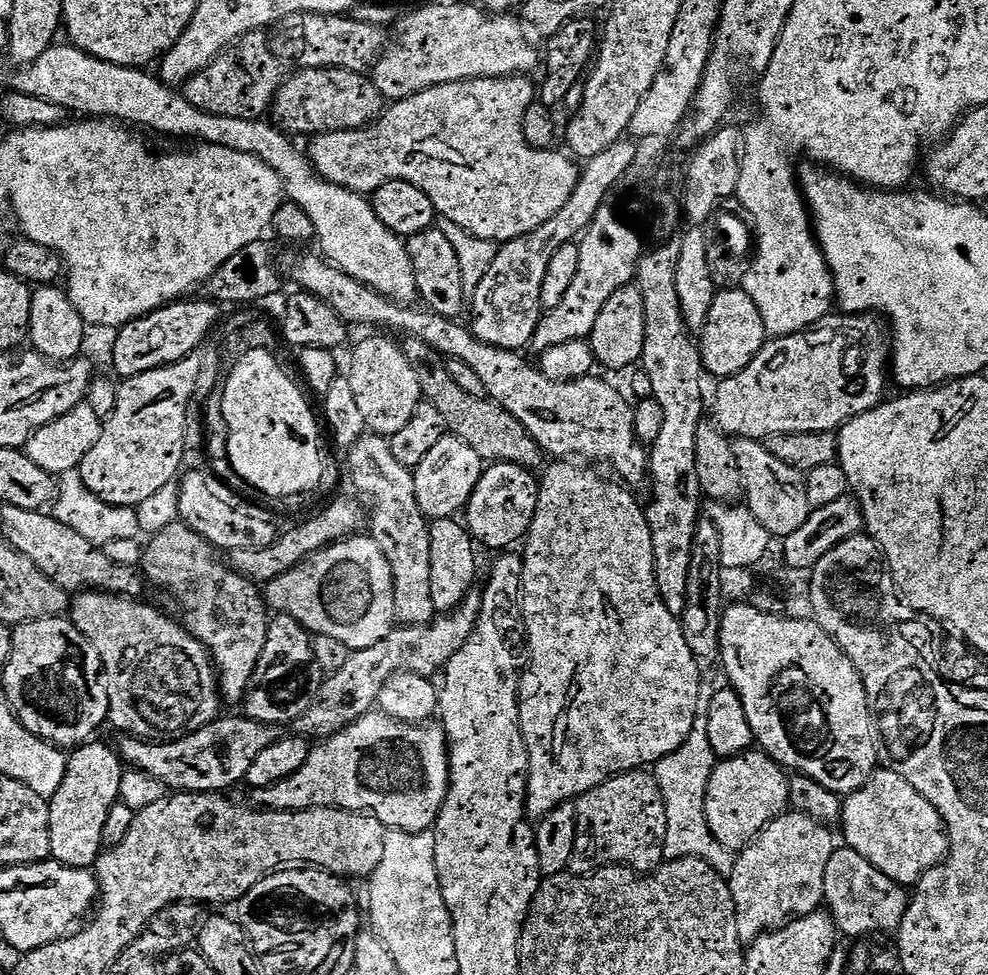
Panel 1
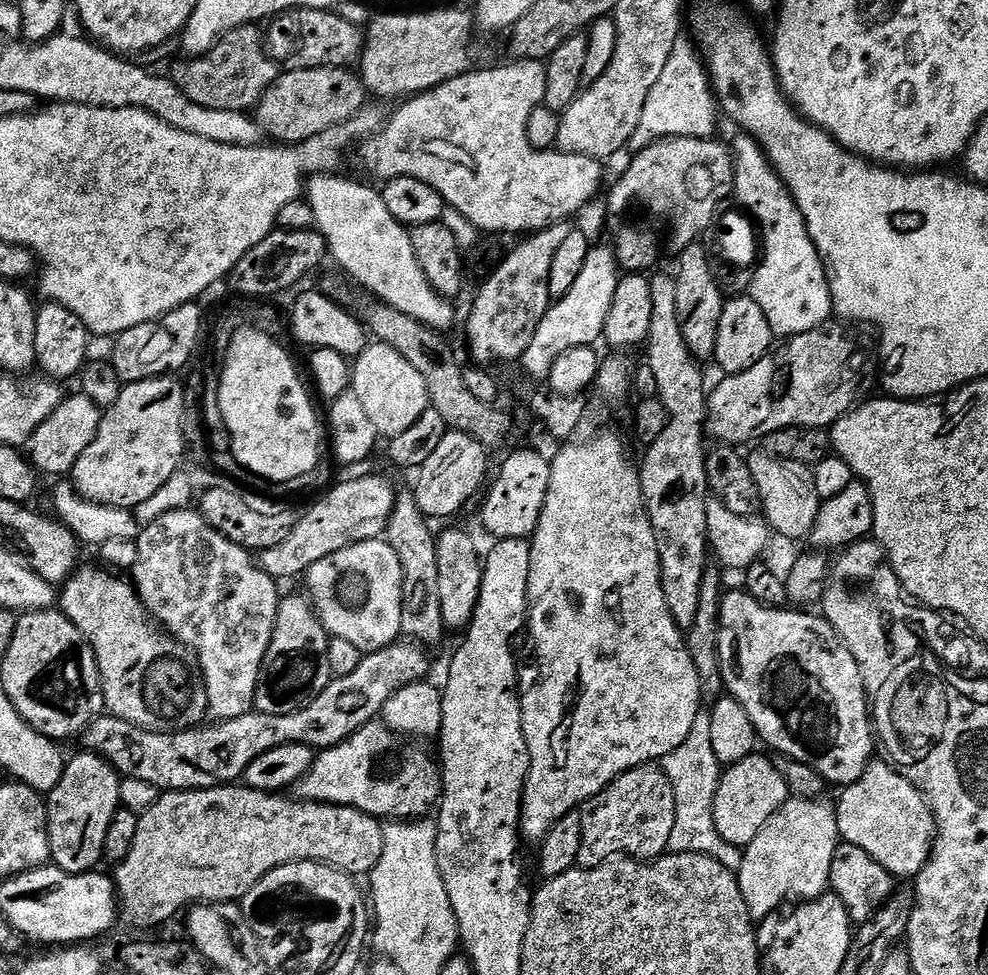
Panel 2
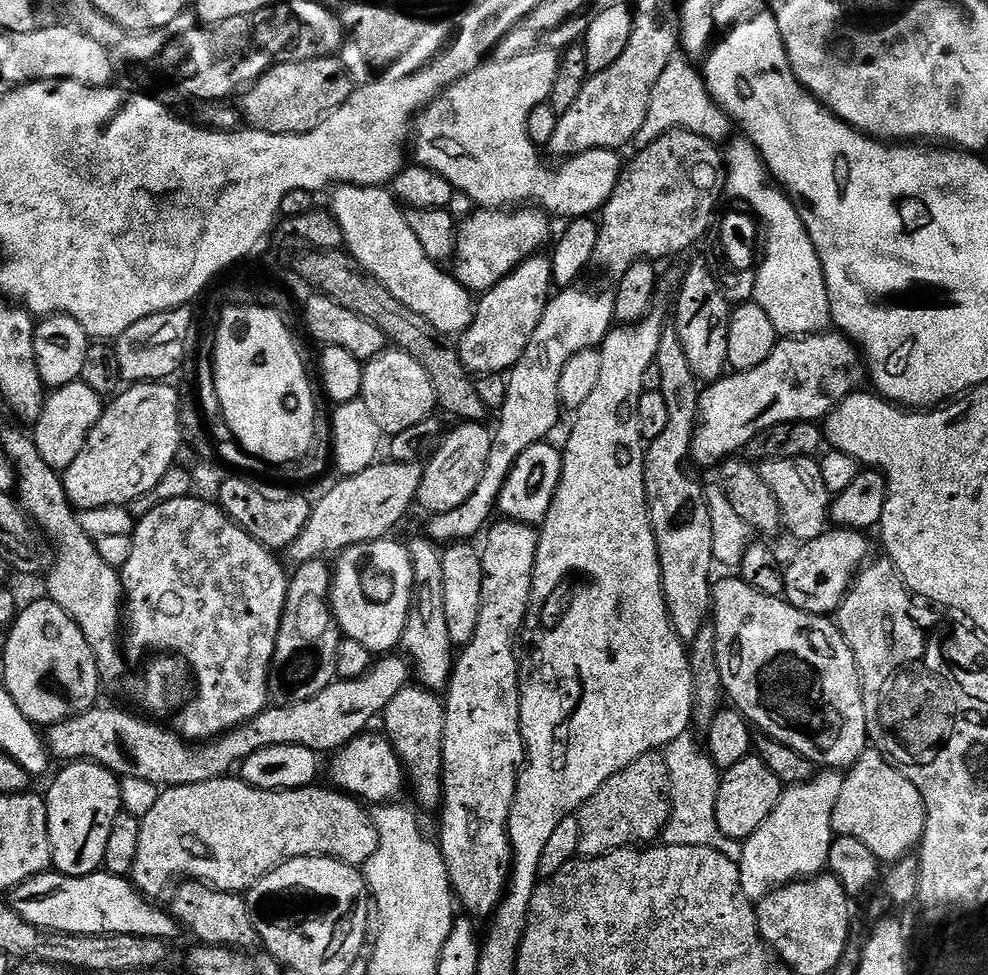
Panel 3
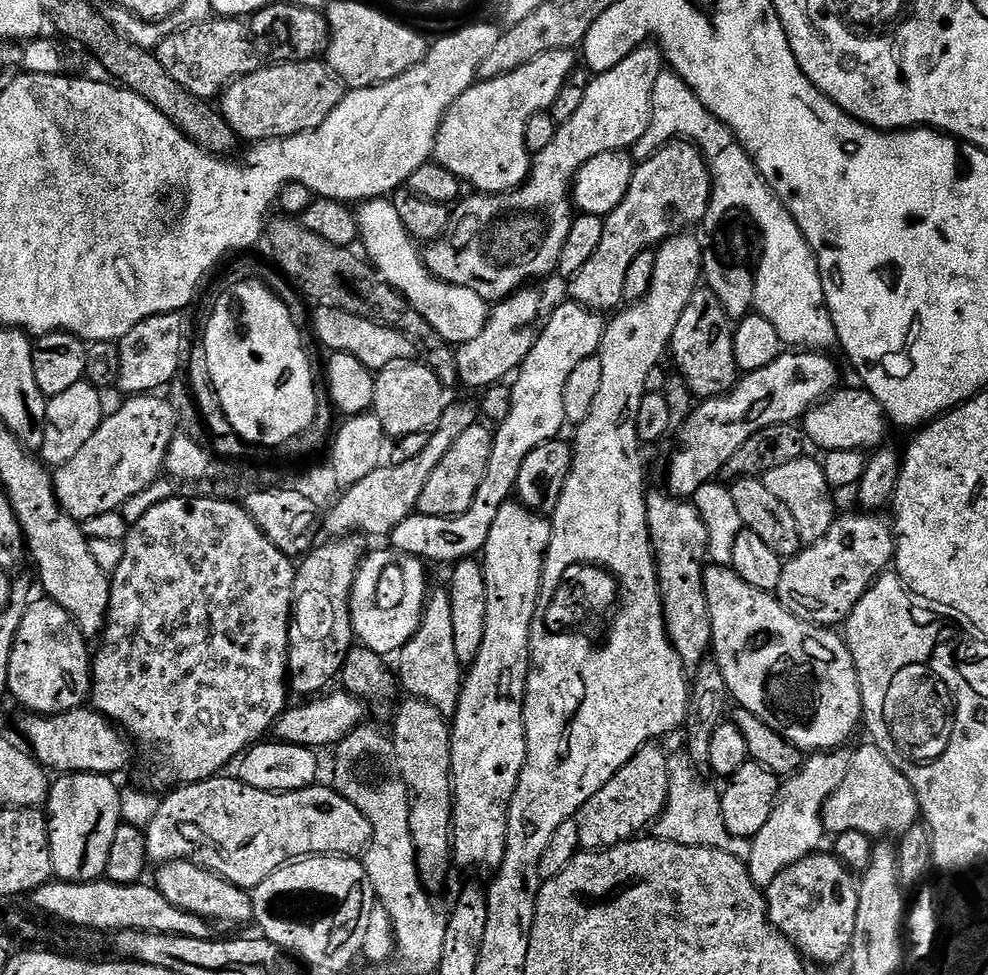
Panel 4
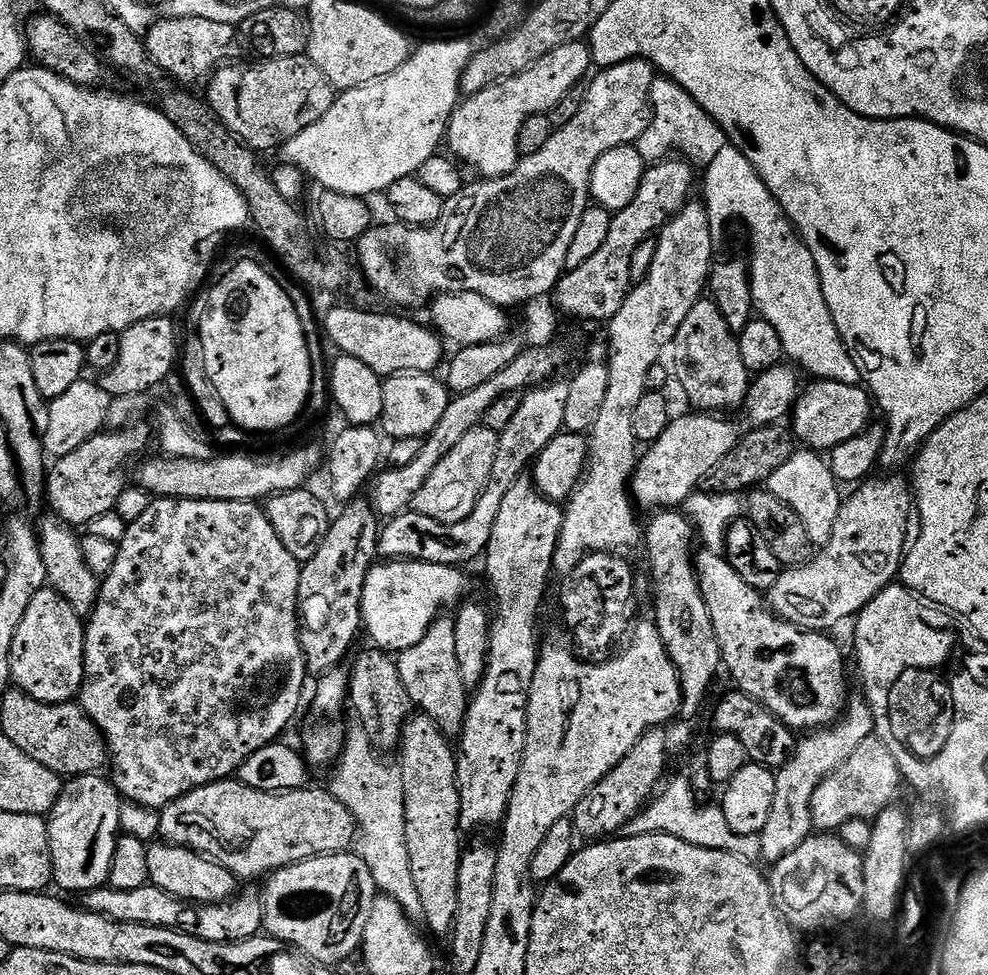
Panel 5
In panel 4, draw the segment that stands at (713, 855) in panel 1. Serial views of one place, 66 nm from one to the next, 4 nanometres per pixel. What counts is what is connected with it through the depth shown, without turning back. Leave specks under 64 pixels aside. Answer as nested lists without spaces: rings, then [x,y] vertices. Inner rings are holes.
[[[684,750],[672,752],[668,758],[670,770],[670,790],[664,812],[654,825],[654,836],[657,840],[674,842],[682,846],[695,848],[713,848],[726,854],[734,854],[734,858],[745,862],[750,858],[751,839],[735,836],[726,830],[726,822],[722,818],[720,792],[712,789],[707,779],[698,774],[691,765],[690,758]]]

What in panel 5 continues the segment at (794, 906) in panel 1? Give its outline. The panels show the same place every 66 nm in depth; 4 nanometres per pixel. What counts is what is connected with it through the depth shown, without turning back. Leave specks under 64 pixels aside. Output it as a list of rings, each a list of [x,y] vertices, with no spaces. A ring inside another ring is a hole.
[[[853,699],[847,705],[846,711],[835,724],[827,730],[816,730],[805,735],[796,745],[796,752],[776,772],[774,786],[774,807],[770,809],[770,818],[761,830],[759,838],[762,842],[761,857],[768,862],[780,860],[790,850],[798,850],[807,836],[813,835],[810,802],[814,798],[814,790],[830,774],[834,774],[862,746],[862,742],[873,739],[874,718],[863,699]]]

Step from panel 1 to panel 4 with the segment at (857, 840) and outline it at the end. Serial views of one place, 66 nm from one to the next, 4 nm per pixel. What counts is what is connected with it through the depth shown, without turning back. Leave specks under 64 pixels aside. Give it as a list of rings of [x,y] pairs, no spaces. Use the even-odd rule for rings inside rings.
[[[865,742],[860,749],[852,752],[850,774],[846,774],[842,786],[838,786],[834,794],[830,794],[824,804],[823,818],[824,831],[828,834],[861,832],[873,838],[899,838],[921,819],[920,803],[916,800],[916,791],[912,789],[908,779],[890,762],[890,758],[886,758],[886,754],[882,754],[882,750],[878,750],[876,744]]]

